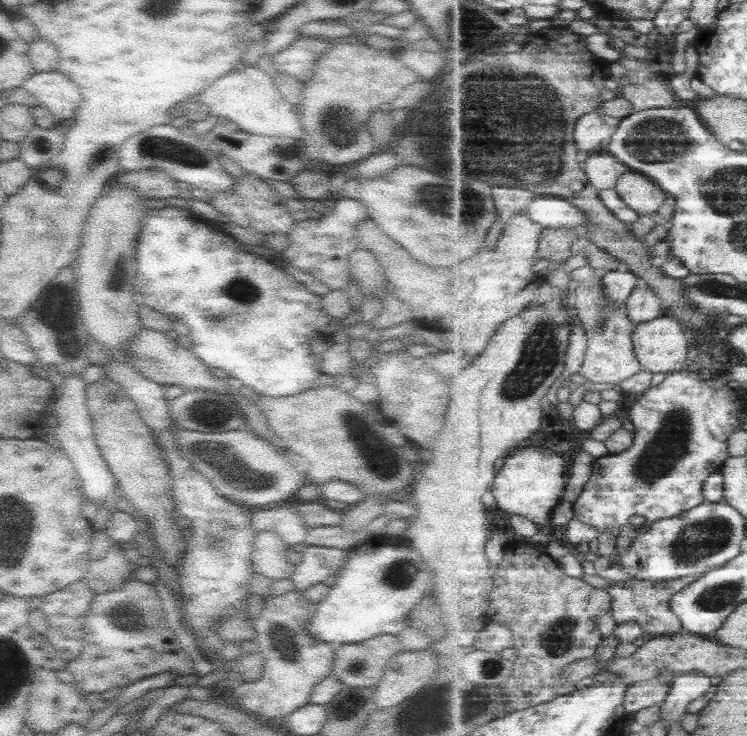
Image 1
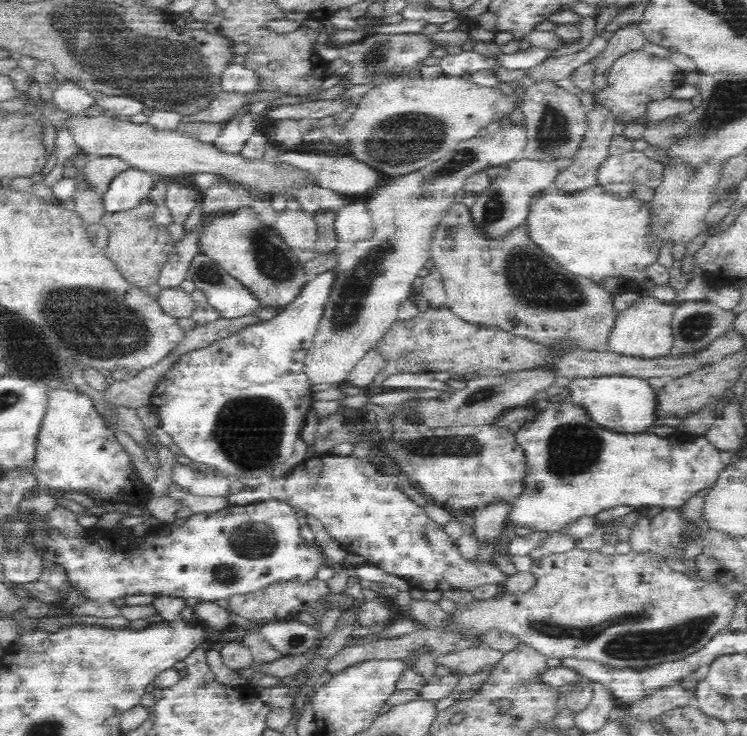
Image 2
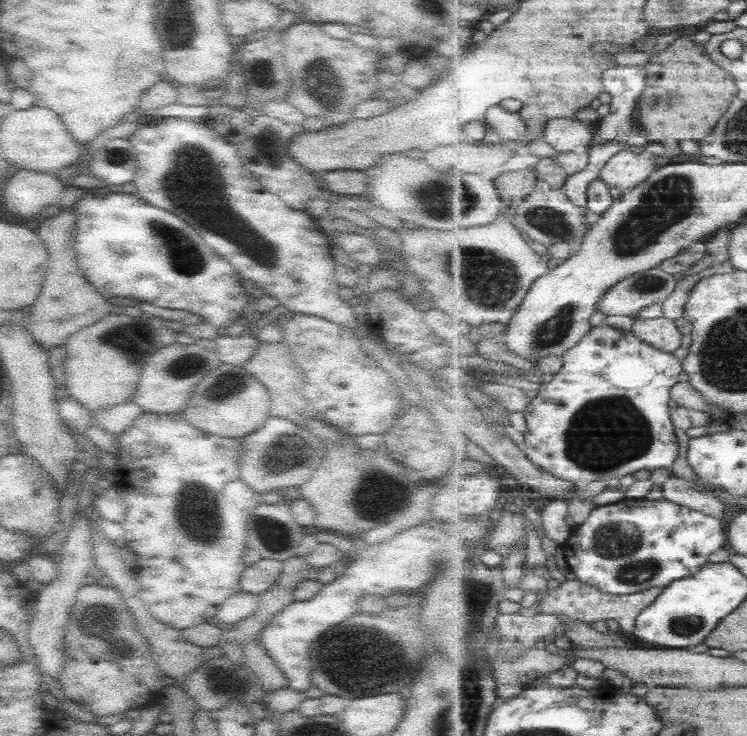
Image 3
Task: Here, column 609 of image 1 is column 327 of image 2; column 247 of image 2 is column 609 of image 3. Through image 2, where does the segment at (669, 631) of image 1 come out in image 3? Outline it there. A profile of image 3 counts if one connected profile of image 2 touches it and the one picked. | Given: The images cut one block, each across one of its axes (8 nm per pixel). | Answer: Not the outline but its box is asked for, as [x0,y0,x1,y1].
[539,580,664,634]

